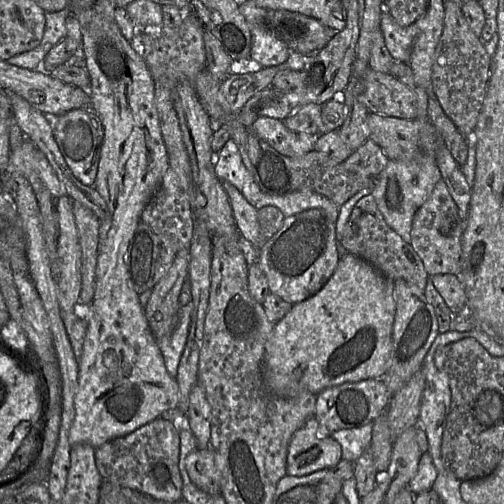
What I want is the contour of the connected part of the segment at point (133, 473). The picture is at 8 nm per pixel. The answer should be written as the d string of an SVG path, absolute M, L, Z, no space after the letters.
M160 416L125 436L95 448L95 463L102 479L158 500L175 502L183 498L179 454L179 425Z

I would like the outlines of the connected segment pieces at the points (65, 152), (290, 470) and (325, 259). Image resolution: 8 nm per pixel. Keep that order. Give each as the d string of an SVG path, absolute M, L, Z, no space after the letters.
M91 108L72 109L54 117L53 133L62 155L74 176L93 187L101 162L101 146L105 129L100 116Z
M310 417L292 436L287 454L287 474L304 476L332 468L342 459L341 445L321 433L317 418Z
M320 208L285 217L281 228L260 248L258 255L271 293L292 304L318 292L334 273L339 259L336 223Z

